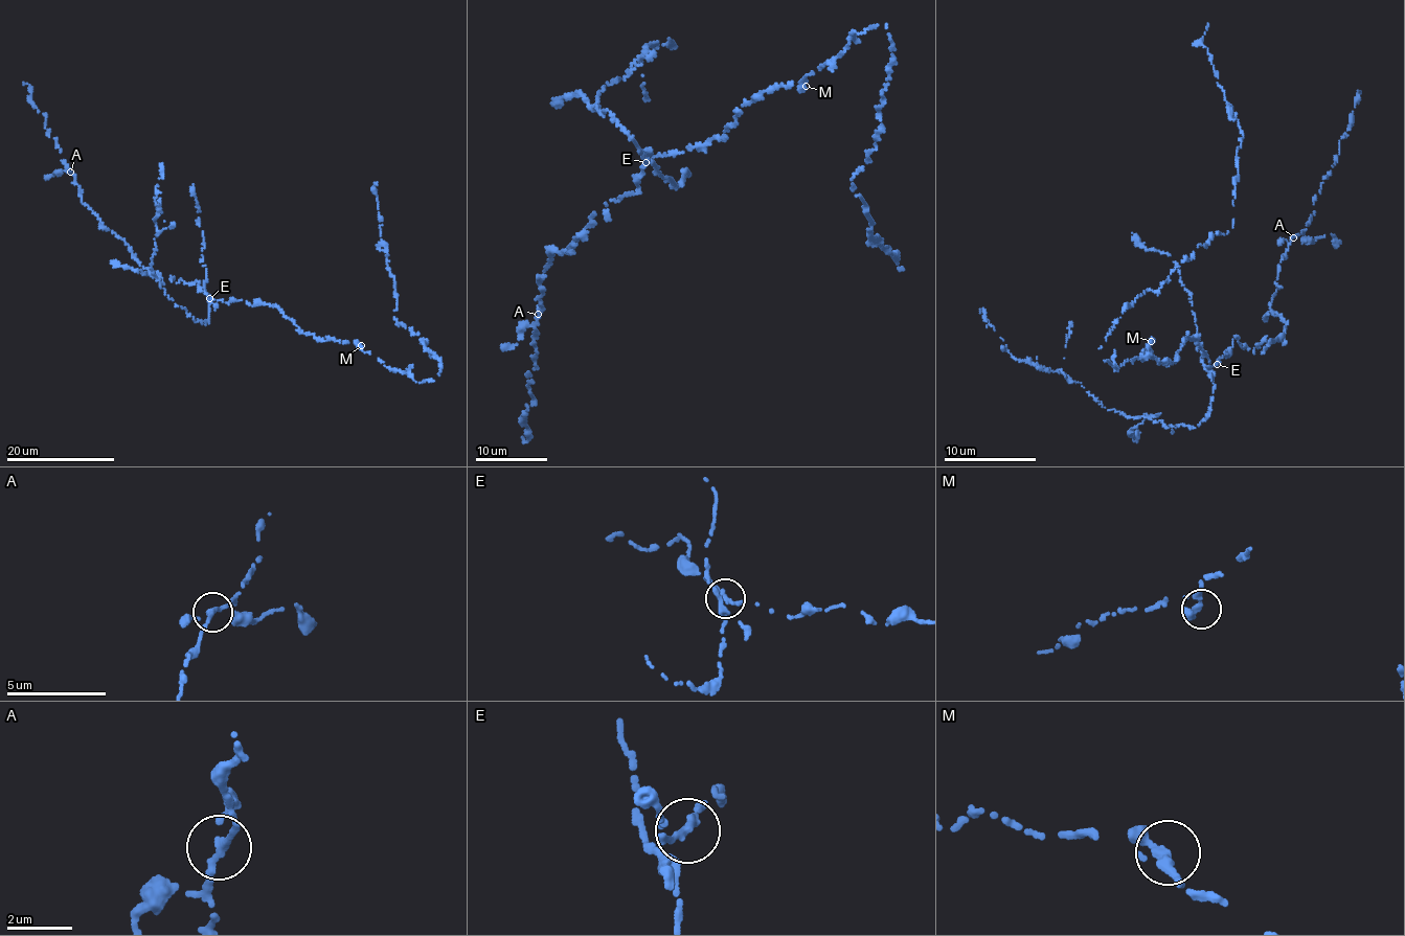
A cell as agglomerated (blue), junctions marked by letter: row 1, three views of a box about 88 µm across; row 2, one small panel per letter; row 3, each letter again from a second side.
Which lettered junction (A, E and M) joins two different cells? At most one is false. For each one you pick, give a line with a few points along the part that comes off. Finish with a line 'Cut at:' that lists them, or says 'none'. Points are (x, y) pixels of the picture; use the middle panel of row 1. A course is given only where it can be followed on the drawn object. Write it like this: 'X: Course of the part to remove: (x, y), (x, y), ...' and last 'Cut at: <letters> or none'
E: Course of the part to remove: (644, 162), (608, 111), (599, 112), (597, 94), (631, 72), (648, 46), (670, 45), (670, 40)
Cut at: E

